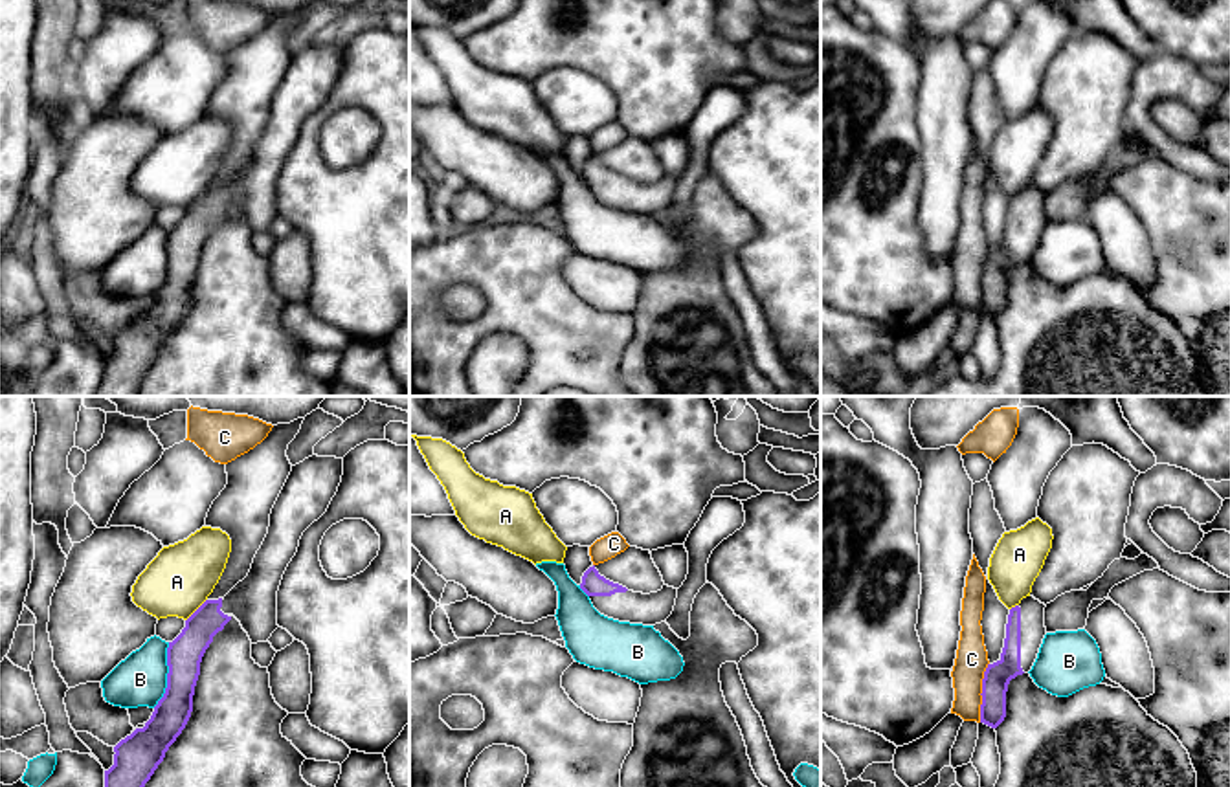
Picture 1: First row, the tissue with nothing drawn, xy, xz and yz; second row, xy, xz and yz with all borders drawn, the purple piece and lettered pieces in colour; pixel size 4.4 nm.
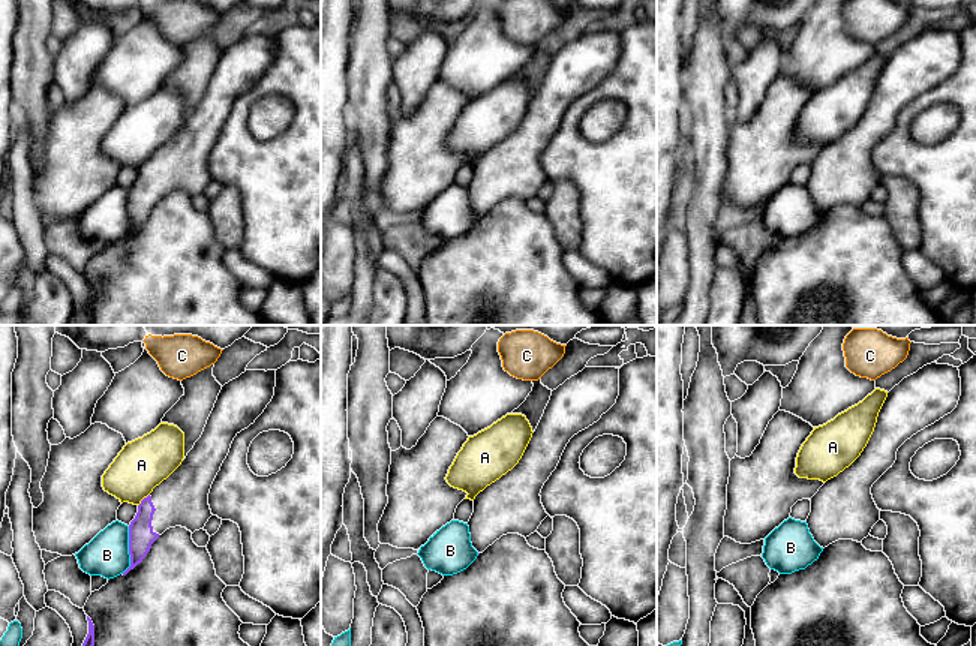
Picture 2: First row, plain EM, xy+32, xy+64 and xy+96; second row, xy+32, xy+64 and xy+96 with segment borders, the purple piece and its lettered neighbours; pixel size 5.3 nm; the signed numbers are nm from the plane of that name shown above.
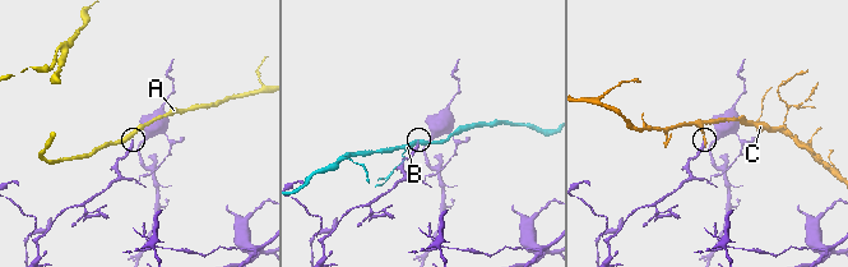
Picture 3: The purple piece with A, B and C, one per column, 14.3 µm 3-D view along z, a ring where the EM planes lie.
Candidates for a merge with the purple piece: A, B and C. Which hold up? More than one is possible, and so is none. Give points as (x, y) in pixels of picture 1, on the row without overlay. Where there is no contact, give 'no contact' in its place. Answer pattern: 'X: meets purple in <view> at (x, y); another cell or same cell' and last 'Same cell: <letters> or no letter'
A: meets purple in xy at (197, 199); another cell
B: meets purple in xy at (167, 265); another cell
C: meets purple in yz at (983, 281); another cell
Same cell: no letter

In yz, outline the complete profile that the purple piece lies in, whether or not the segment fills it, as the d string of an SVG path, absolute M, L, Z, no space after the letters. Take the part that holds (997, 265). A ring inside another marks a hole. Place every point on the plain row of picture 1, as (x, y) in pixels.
M1026 185L1010 198L1001 248L988 253L982 268L980 312L997 317L1006 306L1012 268L1028 262L1046 224L1045 193Z

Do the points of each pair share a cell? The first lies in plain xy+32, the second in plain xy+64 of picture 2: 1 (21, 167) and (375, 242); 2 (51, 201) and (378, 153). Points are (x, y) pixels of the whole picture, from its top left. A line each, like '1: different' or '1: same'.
1: same
2: different

